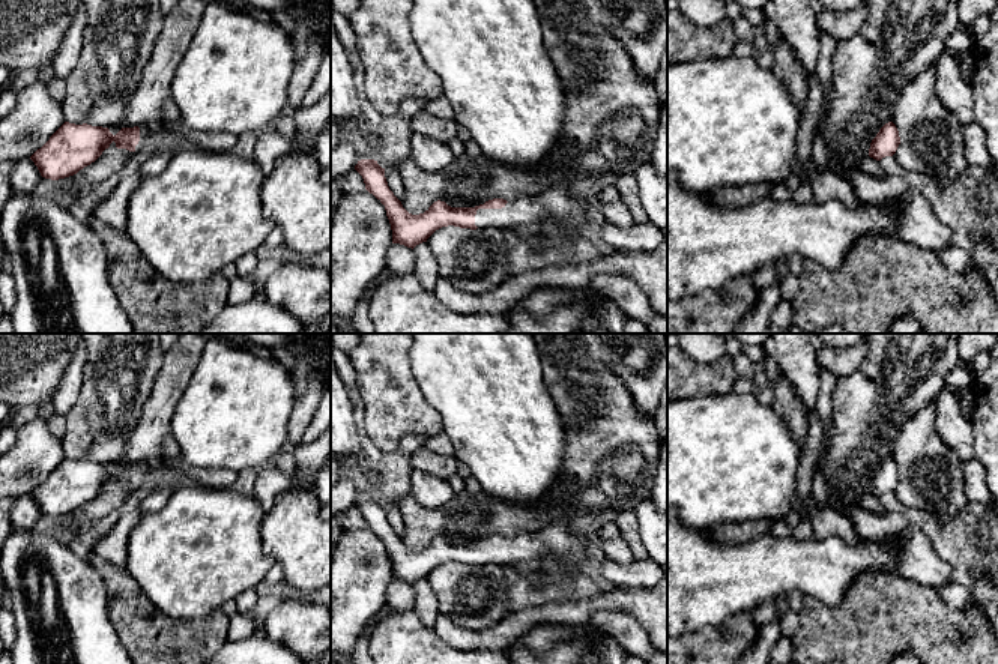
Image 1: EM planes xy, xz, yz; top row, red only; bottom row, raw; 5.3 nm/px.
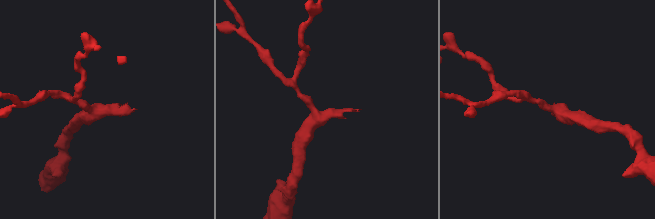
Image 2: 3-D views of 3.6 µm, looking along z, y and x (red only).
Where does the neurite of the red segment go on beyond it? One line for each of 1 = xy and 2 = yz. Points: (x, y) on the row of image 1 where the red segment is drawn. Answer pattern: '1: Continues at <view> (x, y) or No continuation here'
1: Continues at xy (235, 75)
2: No continuation here

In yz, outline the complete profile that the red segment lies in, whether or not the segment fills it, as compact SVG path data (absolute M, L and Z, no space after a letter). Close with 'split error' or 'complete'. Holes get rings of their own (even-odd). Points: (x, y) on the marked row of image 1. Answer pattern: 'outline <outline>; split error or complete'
outline M893 122L885 123L870 143L869 156L881 161L885 156L893 156L900 144L900 137Z; complete

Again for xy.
outline M212 2L171 81L171 99L180 111L177 125L162 122L158 128L122 128L113 135L108 128L65 122L30 159L42 177L59 180L95 162L113 141L117 149L152 155L185 144L185 135L191 131L242 135L259 129L275 122L287 105L296 60L292 36L275 21L260 21L248 11Z; split error

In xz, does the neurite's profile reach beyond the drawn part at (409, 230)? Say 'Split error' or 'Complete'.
Split error

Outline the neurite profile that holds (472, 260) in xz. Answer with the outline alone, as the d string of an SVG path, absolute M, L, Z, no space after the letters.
M496 227L436 230L427 245L436 258L439 278L466 293L484 293L508 279L505 231Z

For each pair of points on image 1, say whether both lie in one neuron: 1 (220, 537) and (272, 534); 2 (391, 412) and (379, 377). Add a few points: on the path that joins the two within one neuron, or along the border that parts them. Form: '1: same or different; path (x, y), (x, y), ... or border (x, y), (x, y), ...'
1: different; border (265, 514), (262, 549), (275, 562)
2: same; path (391, 403), (391, 394), (387, 386)

